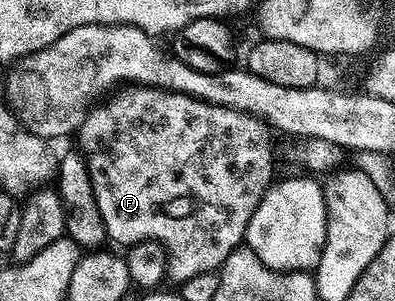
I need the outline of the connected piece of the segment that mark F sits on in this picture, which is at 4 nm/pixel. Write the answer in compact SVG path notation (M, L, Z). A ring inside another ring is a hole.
M126 85L111 97L107 103L91 106L86 112L76 132L77 150L86 161L86 168L92 181L92 189L96 193L96 205L100 205L100 217L104 217L107 236L111 240L129 245L145 239L154 239L166 251L166 279L174 285L186 283L192 277L209 271L217 272L223 261L232 254L245 240L248 221L252 213L256 213L256 205L266 196L271 187L274 175L274 143L270 140L271 128L266 120L248 111L237 111L232 107L221 107L216 103L206 103L180 91L162 91L159 87L147 85Z

